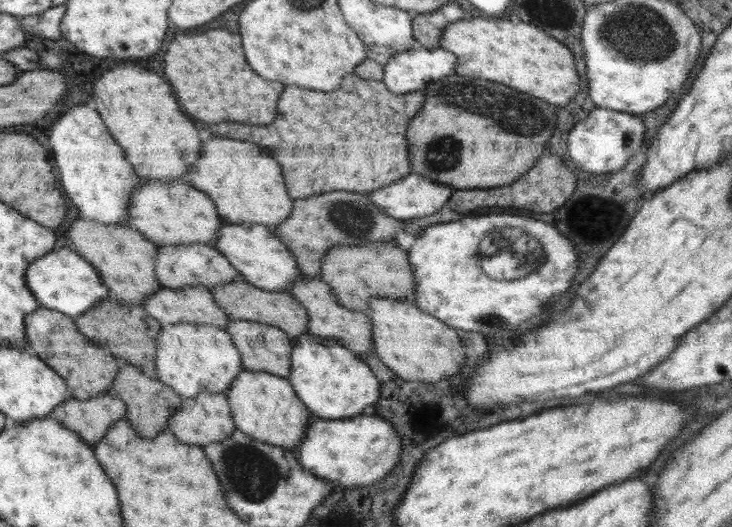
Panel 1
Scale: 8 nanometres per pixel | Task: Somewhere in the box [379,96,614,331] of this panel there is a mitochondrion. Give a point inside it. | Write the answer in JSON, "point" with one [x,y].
{"point":[512,260]}

